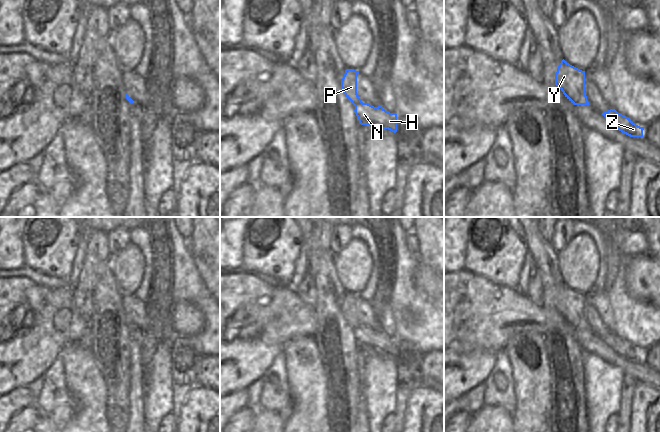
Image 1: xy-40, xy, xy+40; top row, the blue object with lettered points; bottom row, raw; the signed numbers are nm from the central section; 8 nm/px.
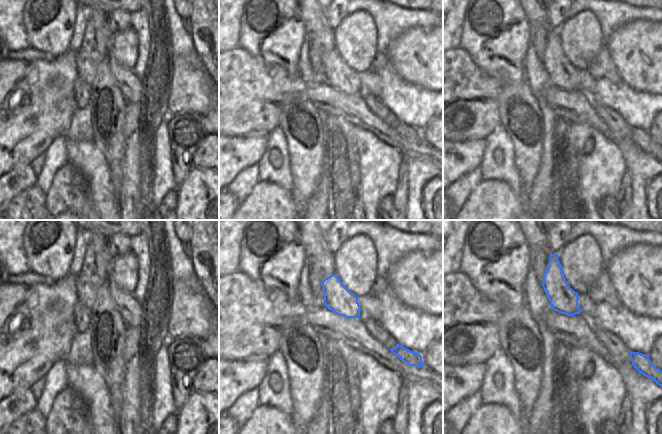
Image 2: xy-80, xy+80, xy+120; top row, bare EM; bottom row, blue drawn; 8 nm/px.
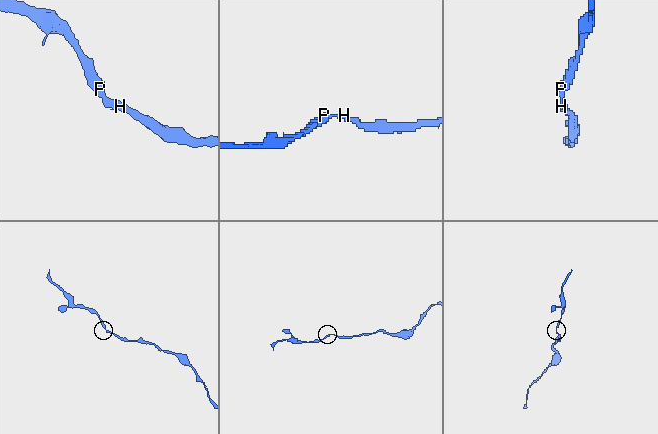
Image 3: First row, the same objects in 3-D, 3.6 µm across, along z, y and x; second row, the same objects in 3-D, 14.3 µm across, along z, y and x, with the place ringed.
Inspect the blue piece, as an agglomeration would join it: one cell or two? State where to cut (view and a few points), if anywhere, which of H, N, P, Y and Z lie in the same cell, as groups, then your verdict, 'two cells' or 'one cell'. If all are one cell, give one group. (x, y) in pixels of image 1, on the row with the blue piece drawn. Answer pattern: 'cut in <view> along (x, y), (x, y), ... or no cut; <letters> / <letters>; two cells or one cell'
no cut; H N P Y Z; one cell

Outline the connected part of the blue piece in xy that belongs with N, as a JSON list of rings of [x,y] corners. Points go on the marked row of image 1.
[[[346,69],[341,80],[341,88],[347,99],[355,106],[355,114],[361,125],[372,125],[372,129],[388,129],[397,132],[397,114],[386,111],[381,105],[374,107],[363,103],[357,94],[359,71]]]

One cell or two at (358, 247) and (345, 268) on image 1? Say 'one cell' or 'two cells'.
one cell

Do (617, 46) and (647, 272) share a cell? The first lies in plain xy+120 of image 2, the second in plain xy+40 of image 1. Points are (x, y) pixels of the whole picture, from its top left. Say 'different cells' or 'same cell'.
same cell

